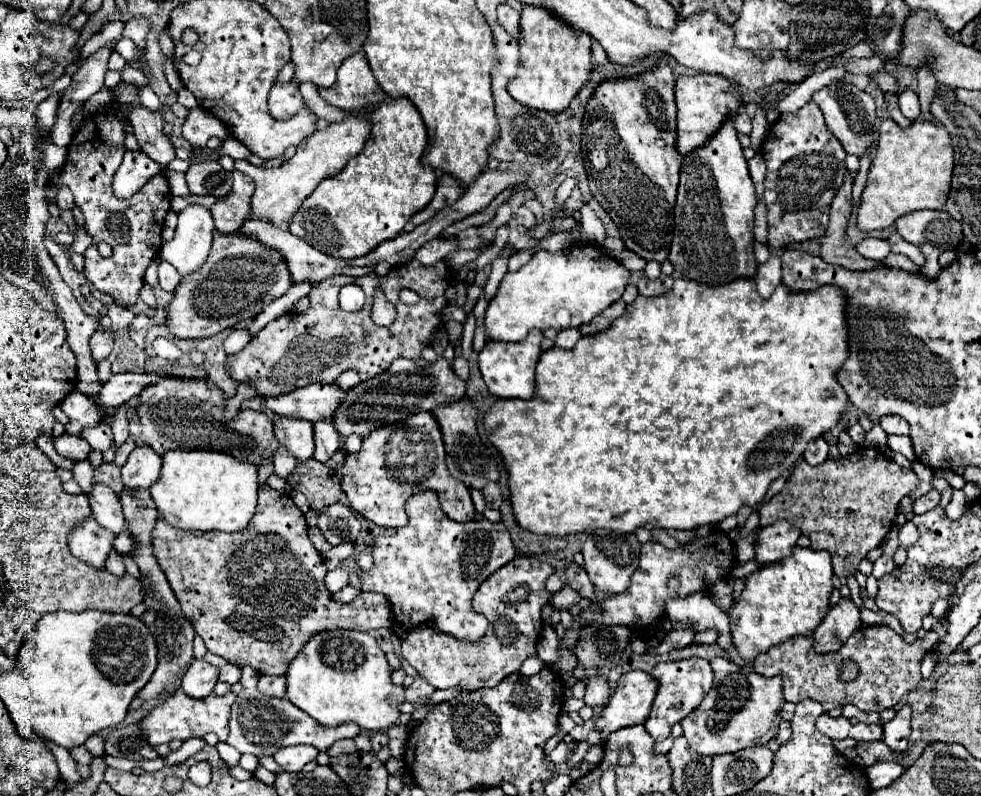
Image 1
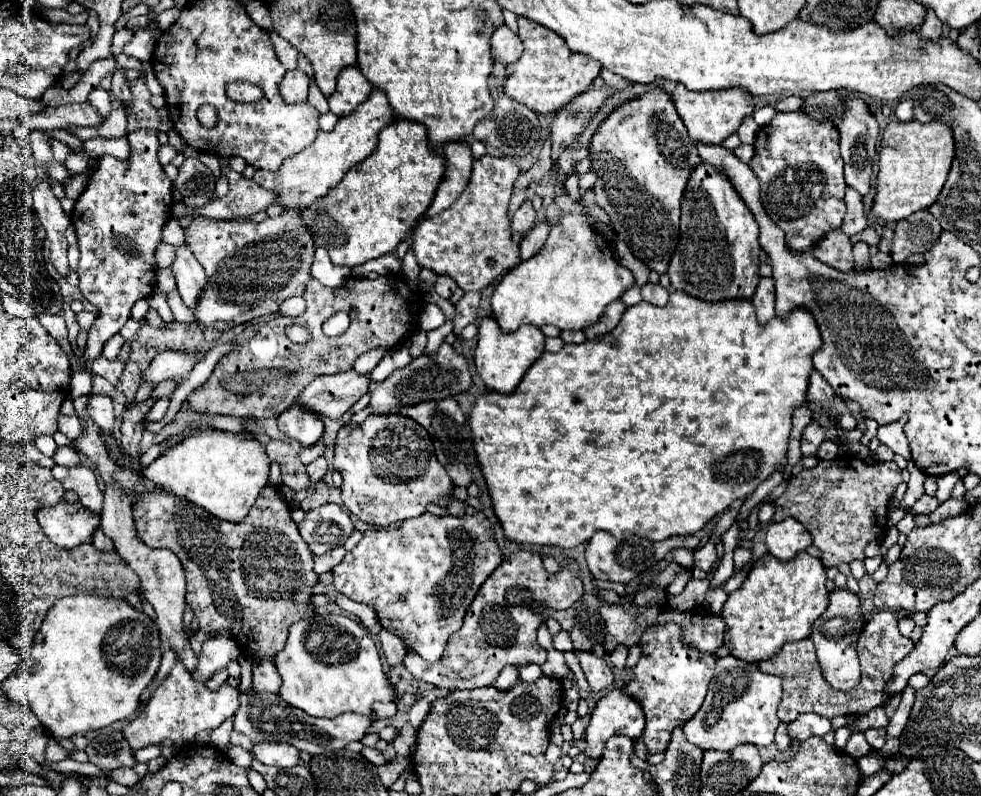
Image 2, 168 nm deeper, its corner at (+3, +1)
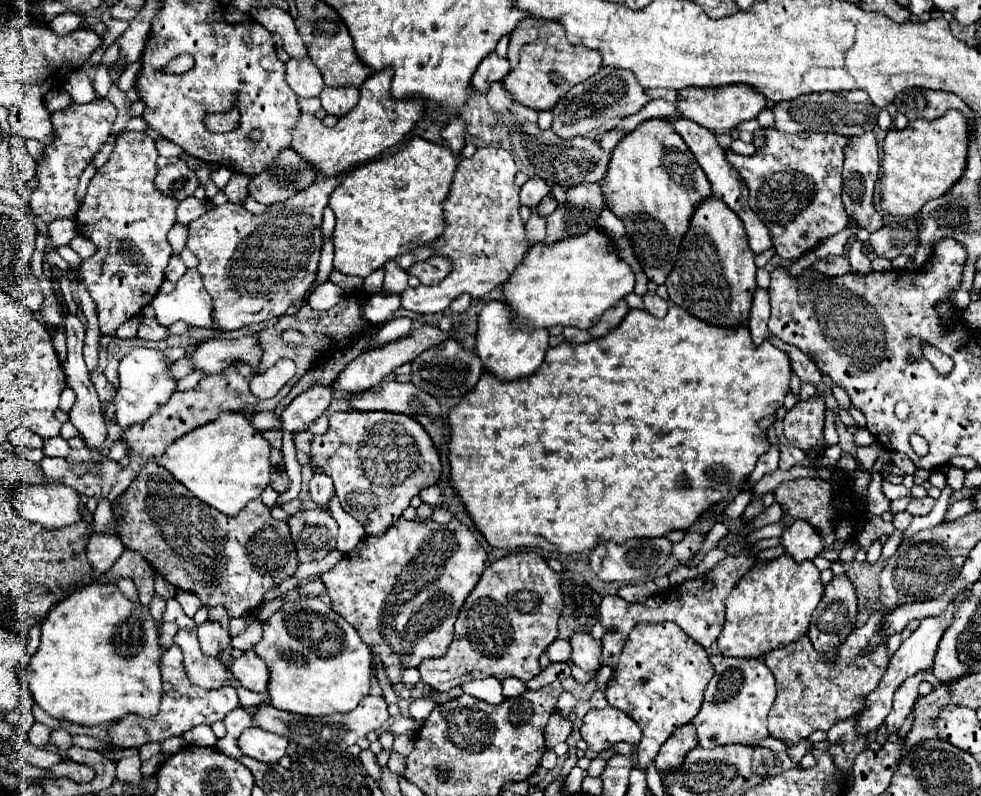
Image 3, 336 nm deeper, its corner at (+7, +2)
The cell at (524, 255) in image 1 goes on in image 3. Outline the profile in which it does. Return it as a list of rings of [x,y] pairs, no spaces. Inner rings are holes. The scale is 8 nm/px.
[[[532,214],[530,220],[526,222],[526,238],[530,246],[534,246],[536,242],[542,242],[546,238],[546,218]]]

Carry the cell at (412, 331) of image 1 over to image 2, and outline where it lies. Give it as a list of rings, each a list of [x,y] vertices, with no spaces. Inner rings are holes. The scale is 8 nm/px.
[[[398,275],[378,277],[376,281],[350,277],[336,289],[324,287],[320,281],[312,279],[304,299],[308,301],[308,307],[300,317],[288,319],[278,315],[266,323],[246,325],[246,329],[234,337],[234,349],[216,363],[212,377],[188,395],[188,409],[194,413],[256,419],[278,417],[292,407],[314,377],[348,371],[362,353],[376,347],[390,349],[402,343],[414,331],[420,311],[420,295],[416,295]],[[336,311],[350,313],[350,327],[338,337],[326,337],[322,333],[322,323]],[[290,323],[306,327],[312,335],[310,343],[294,345],[288,341],[284,327]]]

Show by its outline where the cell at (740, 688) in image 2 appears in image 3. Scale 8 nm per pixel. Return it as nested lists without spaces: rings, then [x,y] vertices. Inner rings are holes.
[[[710,656],[714,676],[704,692],[704,702],[698,716],[692,720],[696,726],[698,742],[702,748],[714,748],[724,744],[748,744],[758,746],[768,738],[768,712],[776,698],[776,680],[766,664],[758,658],[742,660],[728,656]]]

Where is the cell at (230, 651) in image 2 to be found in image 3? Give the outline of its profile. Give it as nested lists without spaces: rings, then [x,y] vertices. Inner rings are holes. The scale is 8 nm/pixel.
[[[204,622],[202,626],[198,626],[196,634],[200,640],[200,648],[206,656],[218,658],[226,648],[232,646],[232,636],[218,622]]]

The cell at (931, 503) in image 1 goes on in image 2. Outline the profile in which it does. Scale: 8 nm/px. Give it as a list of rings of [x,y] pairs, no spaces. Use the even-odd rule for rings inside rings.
[[[922,495],[922,497],[920,497],[916,503],[914,503],[912,511],[914,511],[916,515],[920,515],[920,513],[932,513],[936,507],[938,507],[938,499],[936,499],[936,497]]]

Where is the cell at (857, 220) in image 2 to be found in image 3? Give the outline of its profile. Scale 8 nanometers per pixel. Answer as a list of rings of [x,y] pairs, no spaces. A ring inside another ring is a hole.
[[[850,220],[842,232],[838,232],[836,236],[830,236],[830,238],[826,238],[824,242],[820,242],[820,244],[814,248],[816,258],[842,254],[842,248],[844,248],[844,244],[850,240],[850,232],[852,232],[854,228],[856,228],[856,222],[854,222],[854,220]]]

